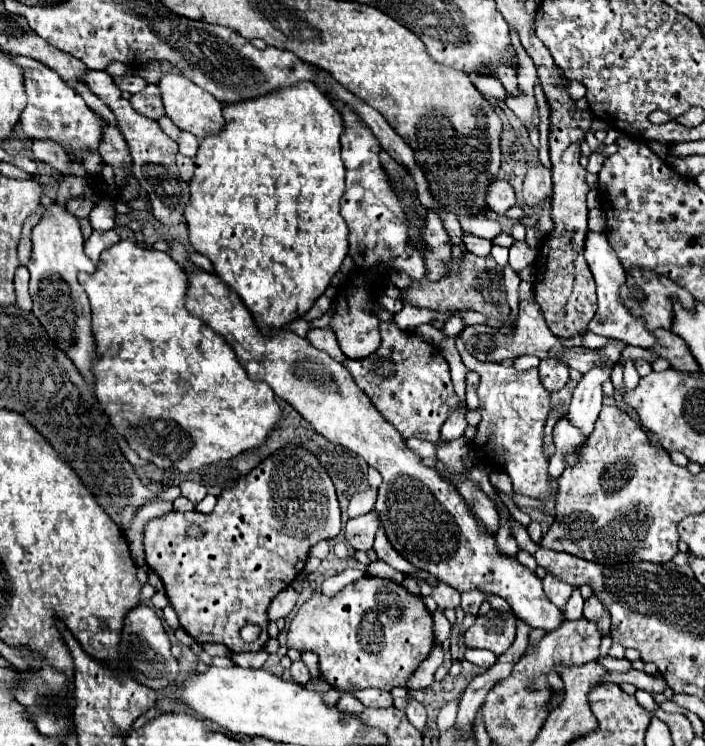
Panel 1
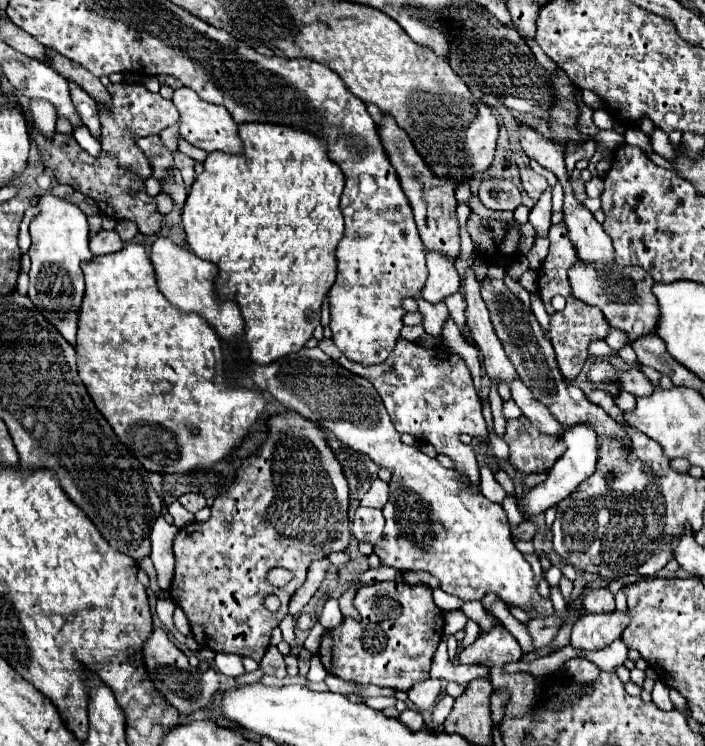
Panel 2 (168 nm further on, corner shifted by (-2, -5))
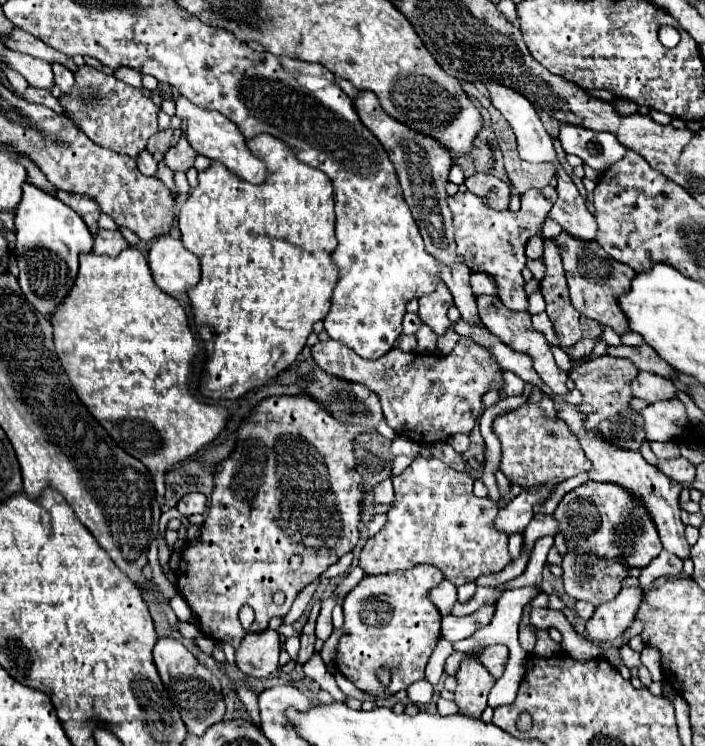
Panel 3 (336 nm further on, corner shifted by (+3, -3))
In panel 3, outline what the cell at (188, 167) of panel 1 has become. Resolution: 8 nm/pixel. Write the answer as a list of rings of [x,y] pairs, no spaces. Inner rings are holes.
[[[181,138],[181,142],[179,142],[177,146],[173,146],[173,148],[167,150],[163,162],[165,162],[173,172],[179,172],[179,170],[181,170],[181,172],[187,172],[187,170],[193,166],[195,158],[197,158],[197,152],[189,146],[189,142],[187,142],[185,138]]]

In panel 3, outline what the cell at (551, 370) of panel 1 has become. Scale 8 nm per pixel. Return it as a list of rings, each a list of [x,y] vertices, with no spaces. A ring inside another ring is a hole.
[[[545,240],[545,256],[543,256],[543,262],[547,266],[547,274],[545,278],[541,280],[541,294],[547,302],[547,316],[551,318],[553,326],[555,326],[555,332],[561,340],[561,346],[563,348],[569,348],[573,346],[577,340],[581,338],[591,338],[591,340],[599,340],[601,338],[601,324],[599,322],[593,322],[591,318],[585,318],[579,310],[573,308],[571,300],[569,300],[569,288],[567,288],[567,282],[565,282],[565,272],[563,272],[563,264],[561,264],[561,256],[559,256],[559,250],[555,246],[553,240]]]

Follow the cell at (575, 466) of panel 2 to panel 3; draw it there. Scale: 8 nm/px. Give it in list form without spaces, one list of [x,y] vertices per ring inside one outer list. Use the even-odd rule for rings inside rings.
[[[543,484],[539,486],[539,490],[523,490],[517,498],[507,502],[499,510],[497,518],[493,520],[493,528],[499,532],[505,532],[507,536],[521,534],[533,518],[533,506],[537,502],[543,502],[553,488],[555,484]]]

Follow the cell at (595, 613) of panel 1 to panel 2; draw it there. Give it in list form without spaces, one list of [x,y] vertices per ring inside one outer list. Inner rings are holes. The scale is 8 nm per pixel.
[[[604,588],[586,594],[582,604],[586,612],[592,612],[592,614],[612,614],[614,612],[614,596]]]

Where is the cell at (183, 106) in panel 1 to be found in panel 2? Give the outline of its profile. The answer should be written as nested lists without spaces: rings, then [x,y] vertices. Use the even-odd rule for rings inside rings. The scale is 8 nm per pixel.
[[[180,86],[180,88],[174,90],[172,102],[180,112],[180,128],[178,130],[180,130],[180,136],[184,140],[188,140],[190,144],[194,144],[196,148],[202,148],[206,152],[214,152],[214,150],[222,150],[222,152],[228,152],[228,154],[242,152],[240,138],[238,138],[238,126],[234,124],[232,116],[228,114],[226,108],[222,108],[218,104],[204,102],[200,96],[196,96],[186,86]]]

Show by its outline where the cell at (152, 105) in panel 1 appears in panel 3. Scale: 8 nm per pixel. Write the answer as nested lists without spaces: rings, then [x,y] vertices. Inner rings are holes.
[[[81,66],[75,74],[75,86],[71,94],[61,94],[59,102],[67,118],[77,122],[81,132],[95,144],[137,158],[145,150],[149,138],[157,132],[157,106],[145,98],[137,88],[103,74],[91,66]]]

